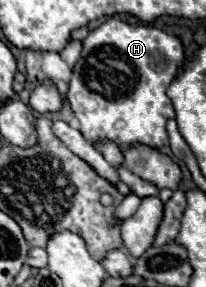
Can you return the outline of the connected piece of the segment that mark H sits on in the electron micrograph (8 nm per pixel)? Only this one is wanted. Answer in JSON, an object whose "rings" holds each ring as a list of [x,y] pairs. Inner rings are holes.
{"rings":[[[108,19],[100,27],[88,33],[88,37],[82,41],[82,55],[74,67],[70,89],[68,89],[68,101],[72,105],[72,111],[76,119],[80,121],[80,133],[100,145],[102,139],[112,139],[120,149],[132,145],[132,143],[144,143],[150,147],[166,147],[168,135],[166,135],[166,121],[174,117],[172,101],[166,95],[168,85],[172,83],[180,61],[184,59],[184,49],[178,37],[168,35],[152,25],[128,25],[120,19]]]}

